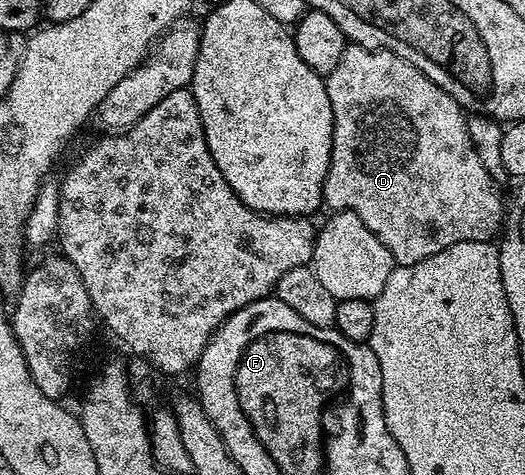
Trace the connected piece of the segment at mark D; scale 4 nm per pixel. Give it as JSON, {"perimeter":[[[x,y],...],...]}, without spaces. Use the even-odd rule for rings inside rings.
{"perimeter":[[[353,44],[347,45],[344,56],[340,56],[340,64],[336,64],[336,68],[332,68],[332,72],[325,75],[325,79],[328,100],[332,100],[334,131],[332,132],[330,167],[324,180],[322,200],[327,207],[331,206],[329,208],[331,211],[347,210],[360,216],[360,220],[368,224],[370,231],[382,241],[384,248],[388,248],[388,252],[399,266],[416,264],[428,256],[436,256],[436,252],[458,244],[460,241],[491,241],[499,237],[504,226],[504,202],[502,206],[502,198],[498,195],[499,187],[488,176],[484,164],[480,164],[480,156],[476,156],[476,148],[472,148],[472,140],[468,136],[468,124],[466,123],[467,111],[458,106],[456,100],[452,100],[452,96],[444,92],[444,88],[428,80],[428,76],[424,76],[420,68],[408,64],[408,60],[392,52],[369,50]]]}

